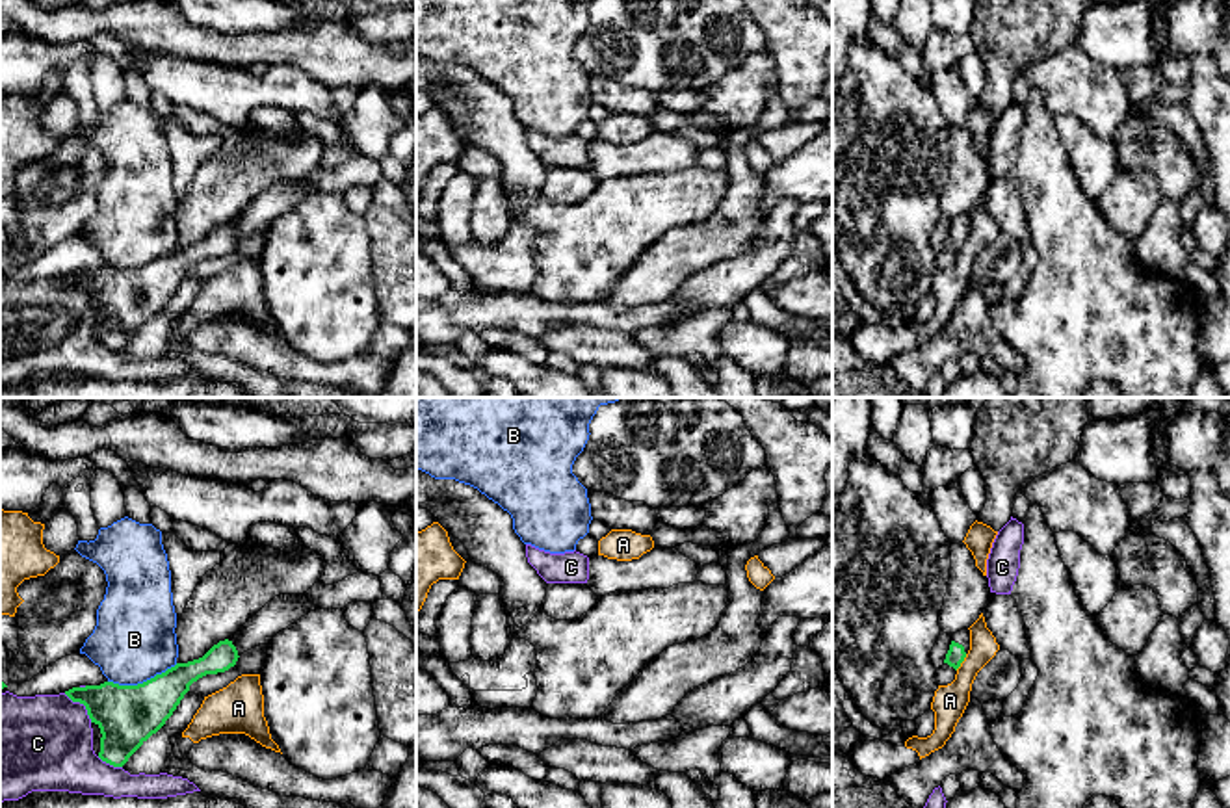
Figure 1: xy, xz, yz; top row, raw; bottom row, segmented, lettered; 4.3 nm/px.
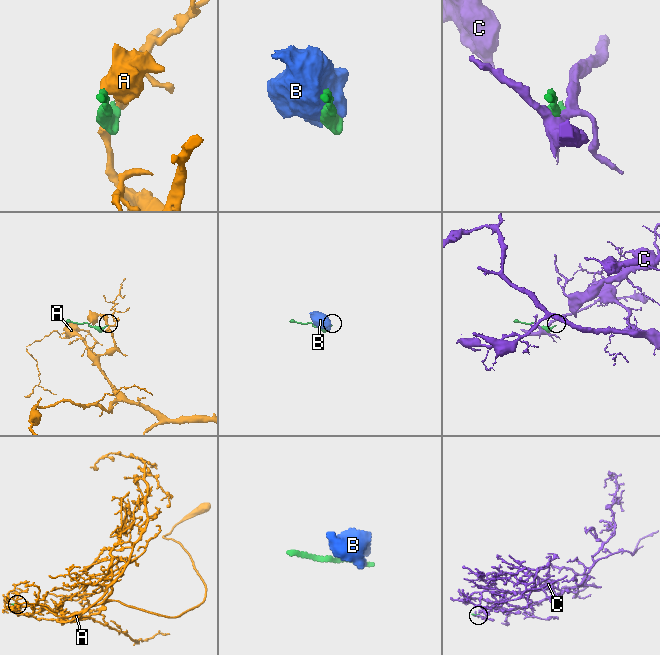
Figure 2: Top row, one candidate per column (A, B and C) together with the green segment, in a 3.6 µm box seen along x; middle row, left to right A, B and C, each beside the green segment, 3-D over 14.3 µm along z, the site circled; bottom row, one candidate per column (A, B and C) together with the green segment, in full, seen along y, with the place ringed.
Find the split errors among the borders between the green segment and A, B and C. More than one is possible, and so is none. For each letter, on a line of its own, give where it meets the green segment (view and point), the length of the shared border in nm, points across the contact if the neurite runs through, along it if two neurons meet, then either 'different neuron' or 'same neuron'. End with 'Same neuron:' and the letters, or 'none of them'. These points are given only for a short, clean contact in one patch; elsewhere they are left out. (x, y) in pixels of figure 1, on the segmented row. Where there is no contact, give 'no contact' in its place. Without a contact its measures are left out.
A: meets green in yz at (963, 660); contact 90 nm long; different neuron
B: meets green in xy at (143, 682); contact 320 nm long; different neuron
C: meets green in xy at (82, 703); contact 180 nm long; different neuron
Same neuron: none of them

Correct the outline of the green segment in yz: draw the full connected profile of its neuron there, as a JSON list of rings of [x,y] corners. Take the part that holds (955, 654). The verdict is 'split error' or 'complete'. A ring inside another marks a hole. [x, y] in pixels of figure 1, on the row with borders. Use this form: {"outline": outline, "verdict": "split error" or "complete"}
{"outline": [[[961,630],[953,633],[944,663],[948,663],[957,671],[964,661],[968,650],[970,650],[970,630]]], "verdict": "split error"}

